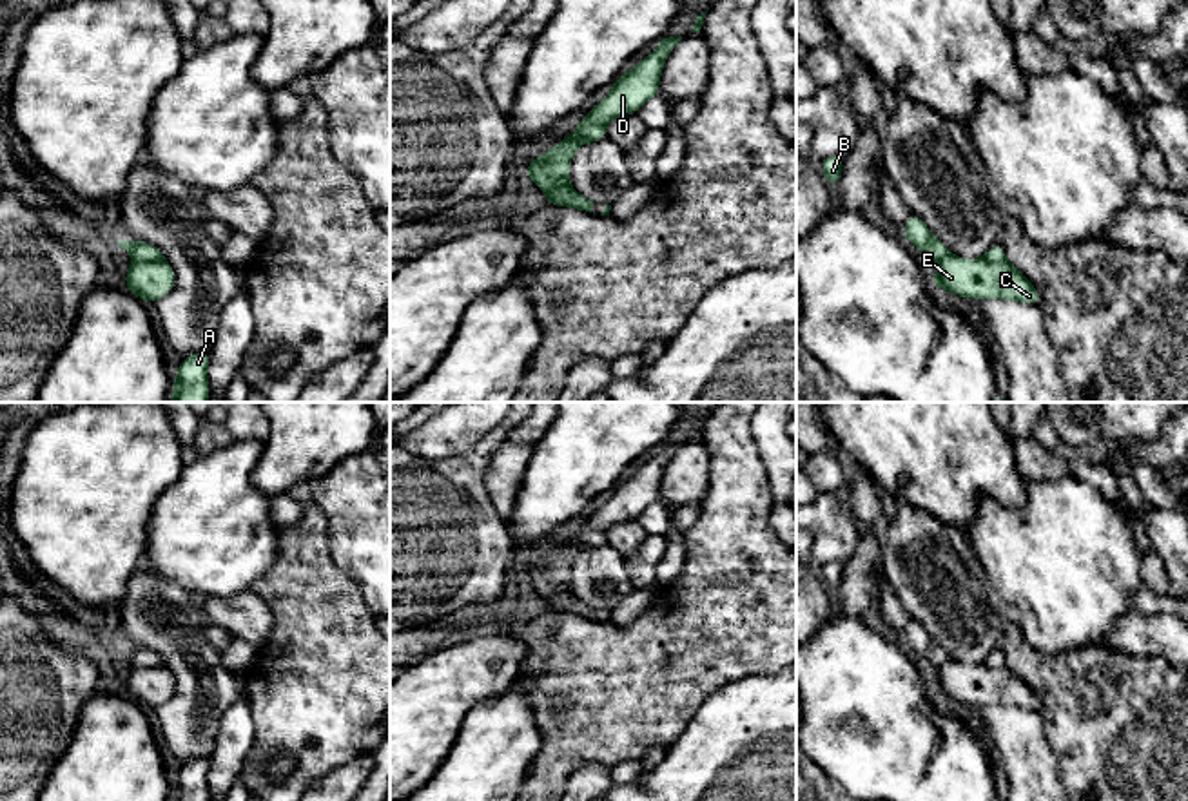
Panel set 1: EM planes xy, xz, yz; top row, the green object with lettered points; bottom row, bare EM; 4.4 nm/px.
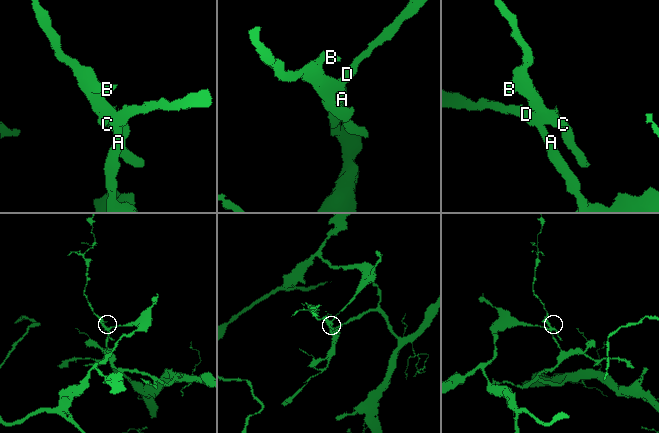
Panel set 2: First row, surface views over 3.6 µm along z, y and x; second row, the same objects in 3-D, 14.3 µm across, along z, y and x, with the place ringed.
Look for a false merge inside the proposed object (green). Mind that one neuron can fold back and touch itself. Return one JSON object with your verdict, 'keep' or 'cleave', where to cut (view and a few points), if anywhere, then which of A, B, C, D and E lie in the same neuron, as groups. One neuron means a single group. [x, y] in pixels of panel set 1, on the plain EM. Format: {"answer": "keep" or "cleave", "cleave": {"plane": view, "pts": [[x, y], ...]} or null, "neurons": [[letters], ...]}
{"answer": "cleave", "cleave": {"plane": "xz", "pts": [[545, 562], [545, 577], [559, 591], [570, 595]]}, "neurons": [["A", "B"], ["C", "D", "E"]]}

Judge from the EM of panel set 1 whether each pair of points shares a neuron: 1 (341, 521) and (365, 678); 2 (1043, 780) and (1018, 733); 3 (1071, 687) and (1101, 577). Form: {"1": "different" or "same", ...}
{"1": "different", "2": "same", "3": "different"}

